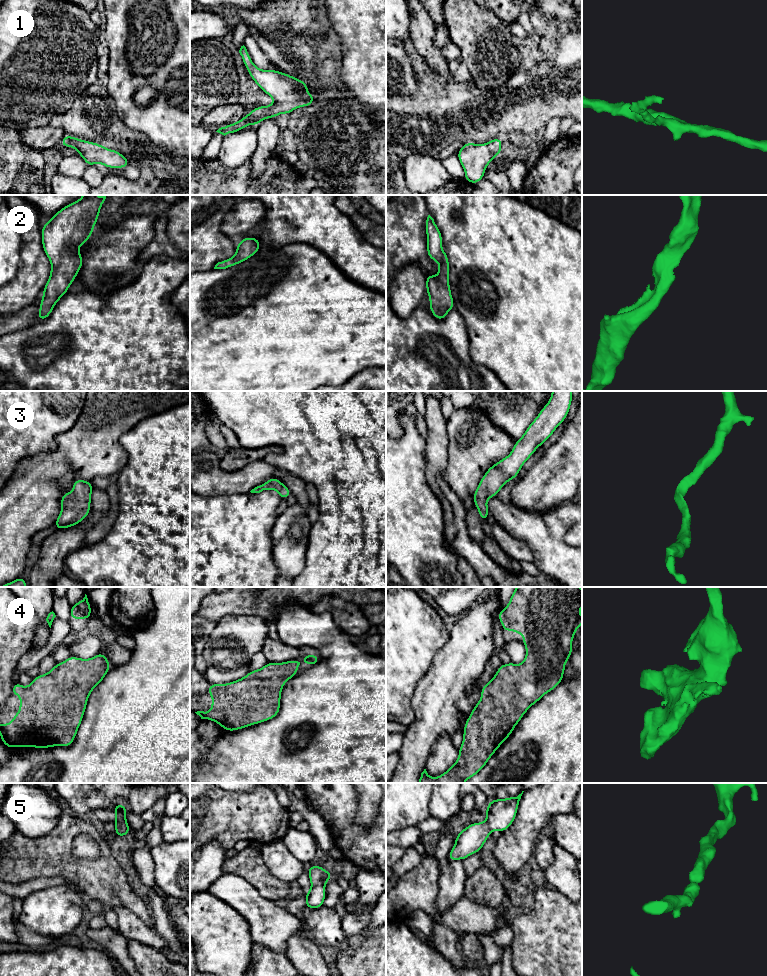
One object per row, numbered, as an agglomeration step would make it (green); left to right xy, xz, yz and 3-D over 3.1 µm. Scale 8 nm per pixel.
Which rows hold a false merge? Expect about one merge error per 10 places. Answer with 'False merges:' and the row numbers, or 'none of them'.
False merges: none of them

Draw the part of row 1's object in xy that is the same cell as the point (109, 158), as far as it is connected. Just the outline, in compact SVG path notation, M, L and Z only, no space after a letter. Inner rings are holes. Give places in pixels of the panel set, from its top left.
M65 135L60 145L75 148L88 166L100 163L107 168L125 168L130 165L130 161L124 155L116 150L104 148L98 143Z

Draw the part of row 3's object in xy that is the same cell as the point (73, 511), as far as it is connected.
M74 481L72 492L61 496L61 512L54 523L57 530L73 527L88 516L92 491L91 481Z

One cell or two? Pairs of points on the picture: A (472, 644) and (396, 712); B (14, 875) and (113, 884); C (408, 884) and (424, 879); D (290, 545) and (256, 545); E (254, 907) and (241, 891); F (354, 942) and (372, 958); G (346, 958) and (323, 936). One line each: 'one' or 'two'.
A: two
B: one
C: one
D: two
E: one
F: two
G: two

